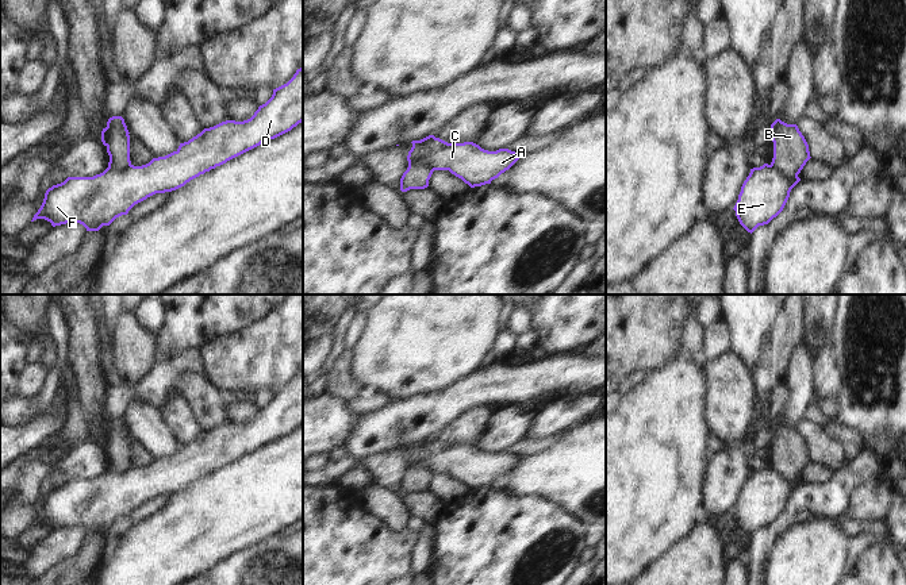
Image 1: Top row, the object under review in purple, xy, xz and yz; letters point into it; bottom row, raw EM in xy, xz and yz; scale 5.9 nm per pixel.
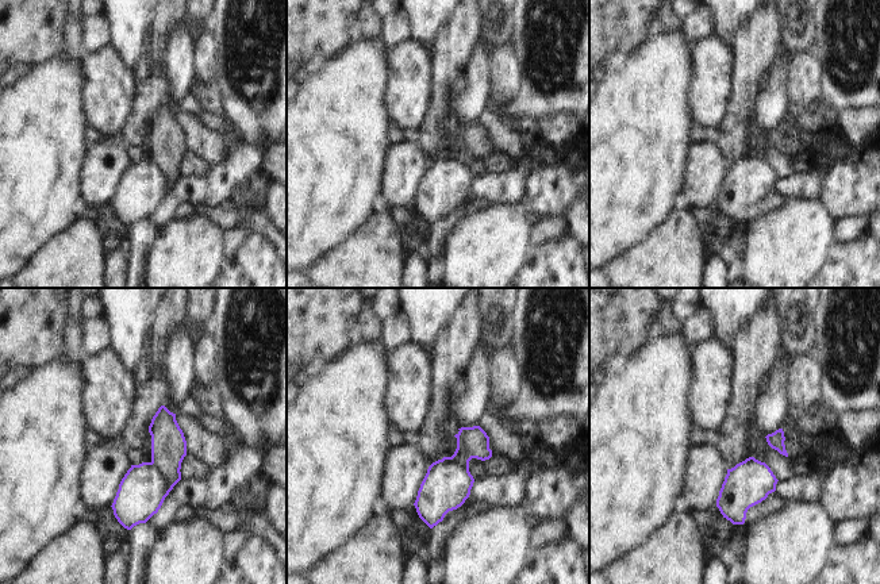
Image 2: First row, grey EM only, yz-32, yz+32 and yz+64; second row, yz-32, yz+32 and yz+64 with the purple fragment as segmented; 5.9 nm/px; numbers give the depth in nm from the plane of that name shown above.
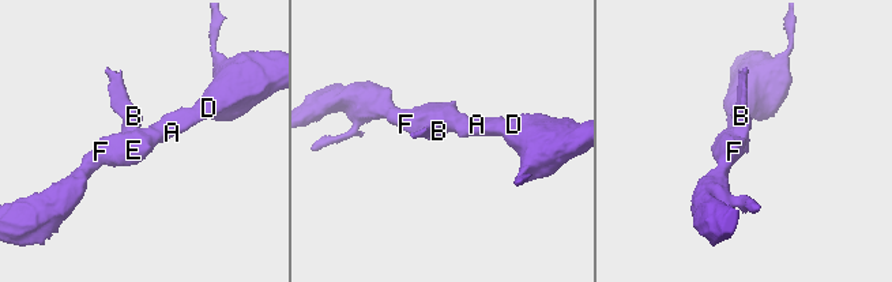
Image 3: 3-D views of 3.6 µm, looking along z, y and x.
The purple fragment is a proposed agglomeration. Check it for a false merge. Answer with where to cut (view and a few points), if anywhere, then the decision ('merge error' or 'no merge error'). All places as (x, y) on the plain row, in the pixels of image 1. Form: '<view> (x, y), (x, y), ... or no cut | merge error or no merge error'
xz (409, 468), (426, 465), (433, 473) | merge error

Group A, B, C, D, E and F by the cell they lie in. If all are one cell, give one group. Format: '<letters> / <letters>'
A C D E F / B

